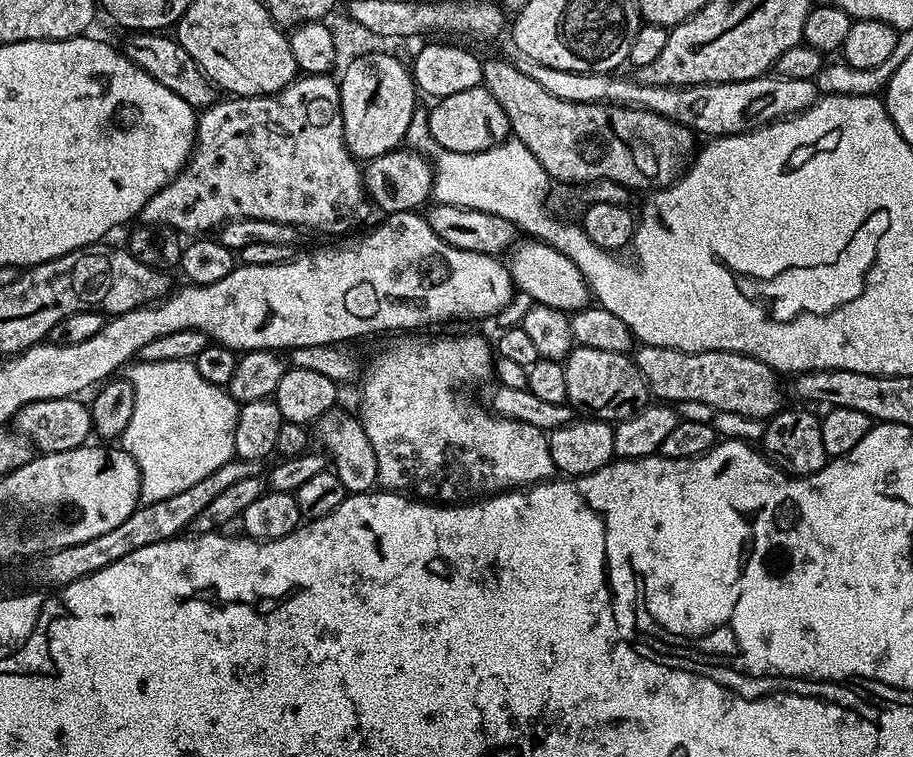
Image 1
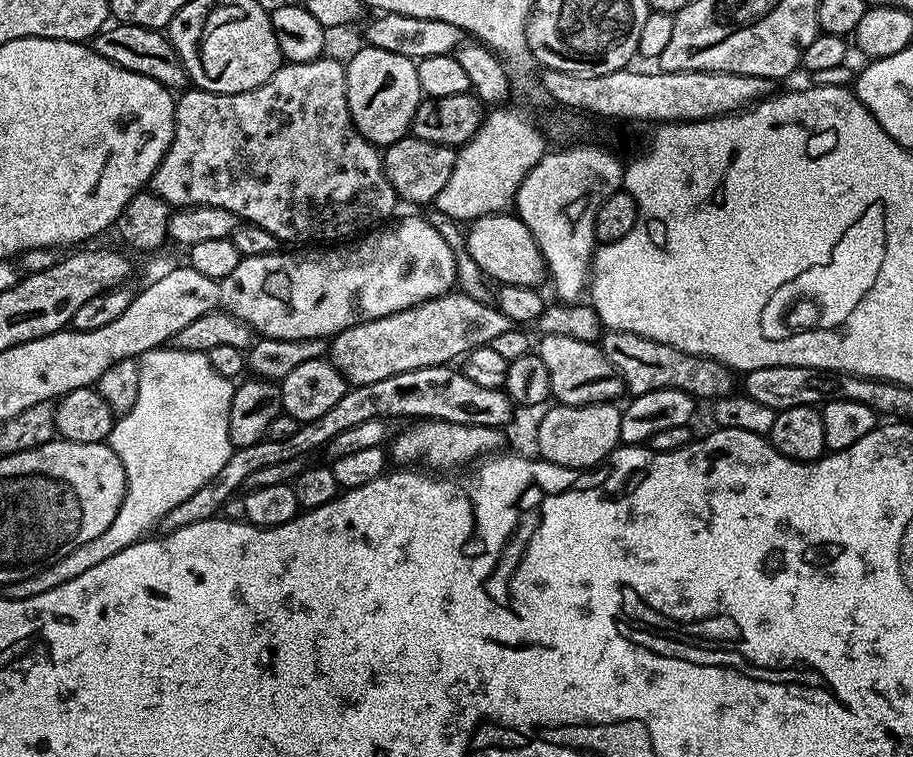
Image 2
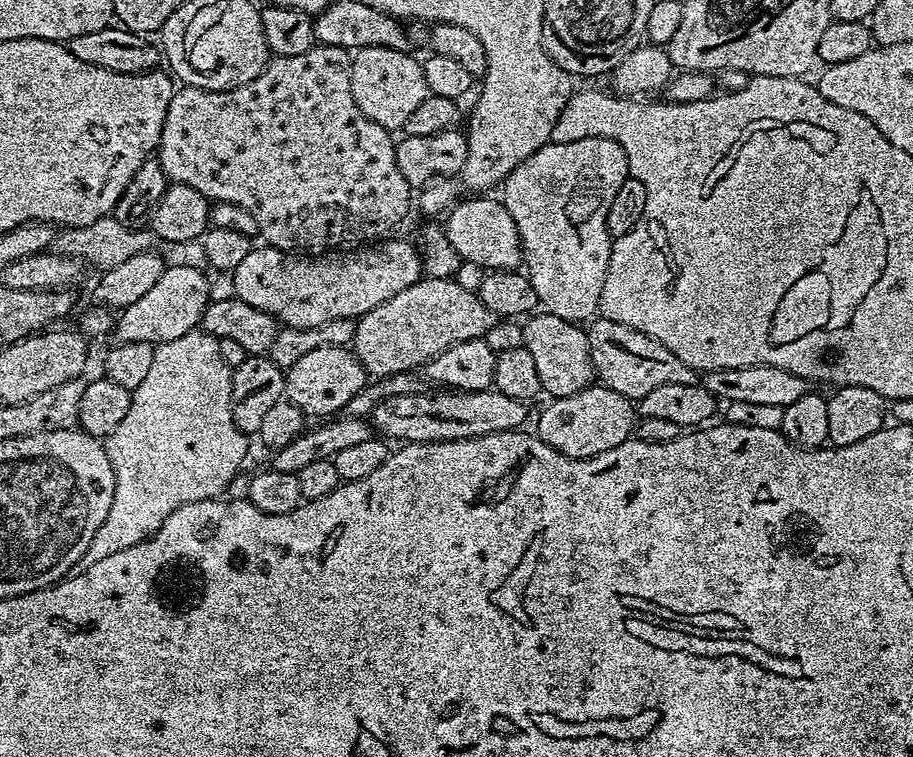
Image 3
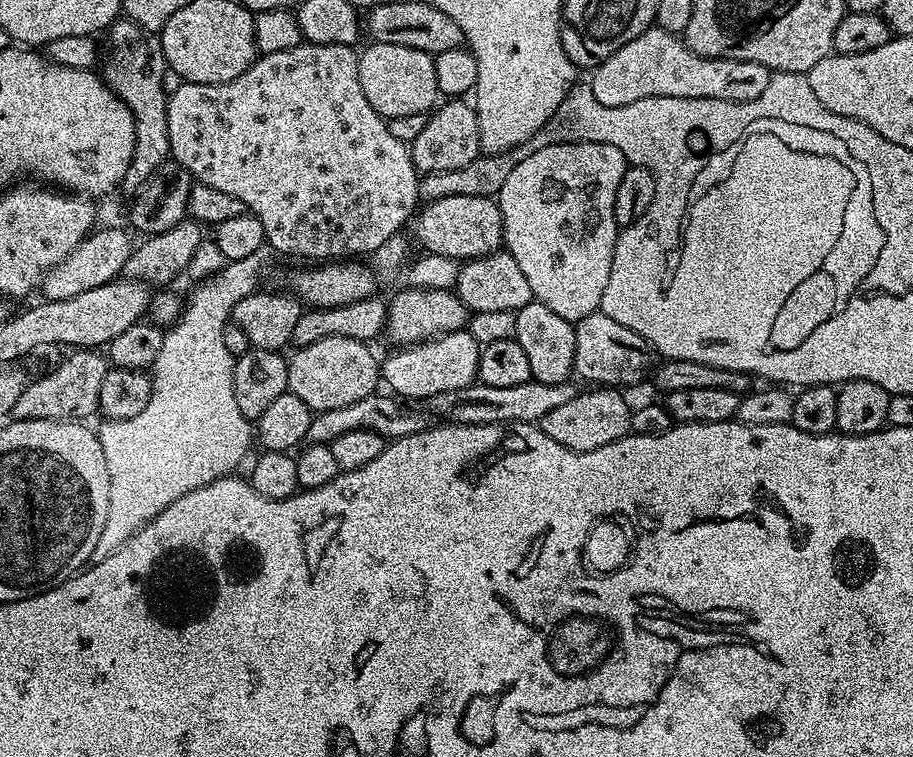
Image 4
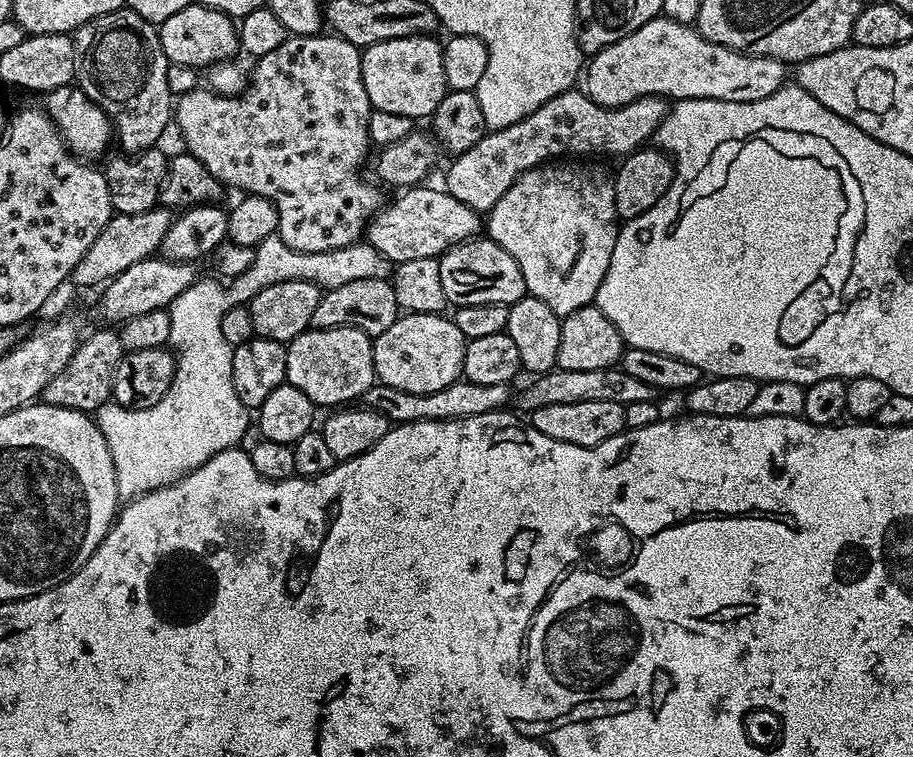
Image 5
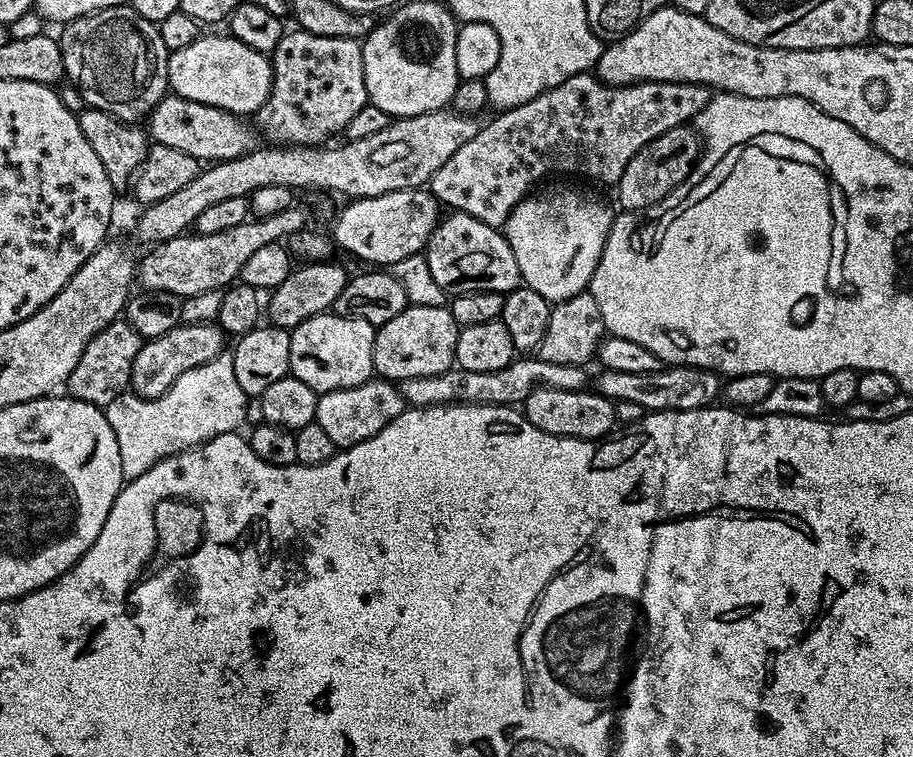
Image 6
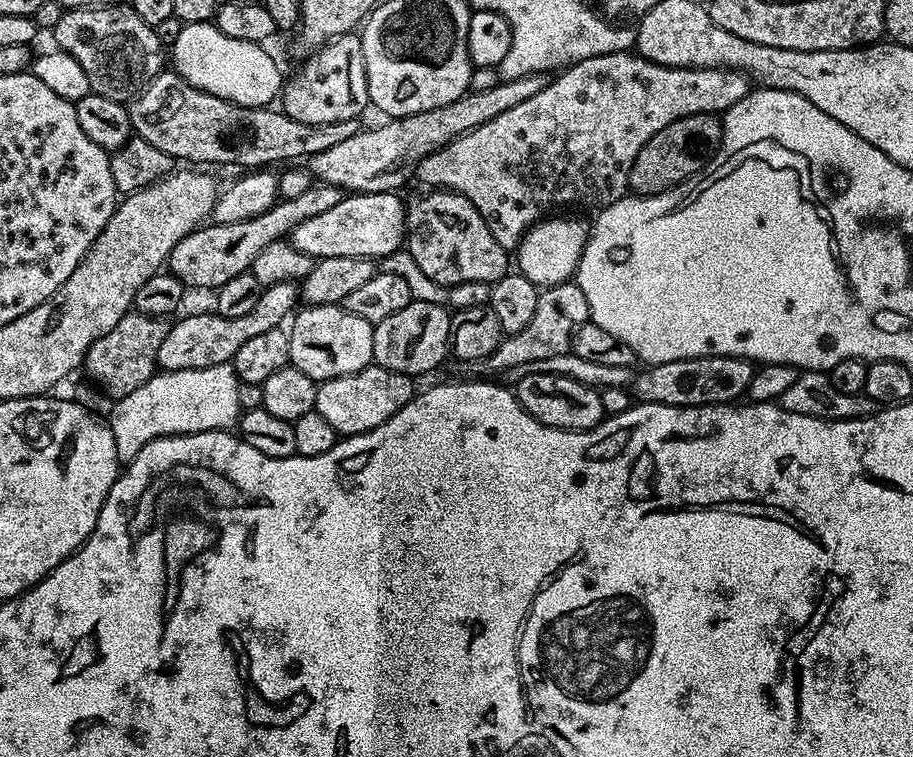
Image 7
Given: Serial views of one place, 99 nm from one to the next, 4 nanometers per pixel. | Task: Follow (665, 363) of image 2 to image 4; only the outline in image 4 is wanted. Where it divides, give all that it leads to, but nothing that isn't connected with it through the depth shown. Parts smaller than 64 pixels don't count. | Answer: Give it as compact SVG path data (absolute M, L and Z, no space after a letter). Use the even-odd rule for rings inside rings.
M599 310L586 315L574 324L574 366L573 373L584 380L589 380L592 386L624 386L620 384L636 384L640 379L647 377L654 368L654 349L646 338L642 338L634 330L614 322L606 313Z

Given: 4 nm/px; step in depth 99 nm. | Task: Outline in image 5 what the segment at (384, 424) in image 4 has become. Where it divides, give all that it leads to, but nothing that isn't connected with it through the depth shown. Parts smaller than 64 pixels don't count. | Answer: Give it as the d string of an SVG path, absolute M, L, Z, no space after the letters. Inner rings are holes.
M466 379L456 380L446 390L434 390L434 394L410 394L406 390L394 390L394 386L377 383L362 398L369 408L378 410L393 425L413 424L419 420L461 420L474 418L478 414L494 412L505 407L509 385L478 386L478 382Z

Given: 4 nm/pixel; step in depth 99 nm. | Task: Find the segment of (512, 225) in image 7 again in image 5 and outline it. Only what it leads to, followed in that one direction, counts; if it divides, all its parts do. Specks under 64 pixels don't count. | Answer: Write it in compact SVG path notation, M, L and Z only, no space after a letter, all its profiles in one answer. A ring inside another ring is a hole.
M587 91L563 92L558 98L550 98L550 102L538 106L538 110L522 118L522 122L514 122L514 126L506 126L497 132L485 132L470 150L451 161L443 187L458 198L458 202L476 212L488 214L522 173L555 161L563 154L564 148L573 152L576 158L586 158L582 156L591 152L605 152L608 156L620 158L647 145L655 137L669 107L669 101L663 96L643 96L626 106L604 108L590 99Z

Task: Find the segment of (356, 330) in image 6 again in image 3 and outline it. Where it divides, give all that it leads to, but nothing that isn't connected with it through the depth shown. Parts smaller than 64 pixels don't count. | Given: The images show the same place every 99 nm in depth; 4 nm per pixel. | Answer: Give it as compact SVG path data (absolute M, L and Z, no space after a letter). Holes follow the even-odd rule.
M323 348L305 354L300 361L294 362L294 366L287 368L284 396L294 402L294 406L298 406L305 417L332 418L343 413L346 402L350 402L350 398L354 398L354 394L358 394L358 390L362 390L369 380L355 352L348 348Z

